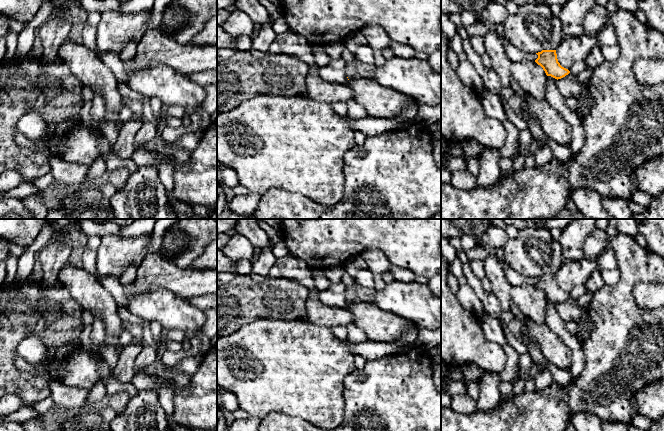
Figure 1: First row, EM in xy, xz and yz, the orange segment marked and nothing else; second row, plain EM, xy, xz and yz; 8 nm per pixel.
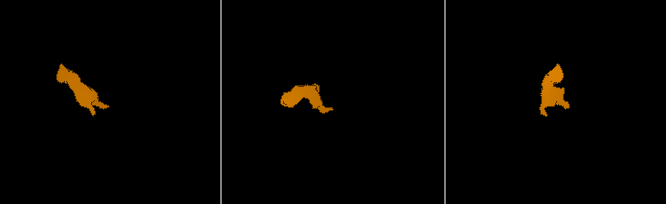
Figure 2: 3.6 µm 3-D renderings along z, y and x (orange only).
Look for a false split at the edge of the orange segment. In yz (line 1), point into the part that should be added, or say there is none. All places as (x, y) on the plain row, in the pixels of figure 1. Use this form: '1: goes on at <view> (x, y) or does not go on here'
1: does not go on here

